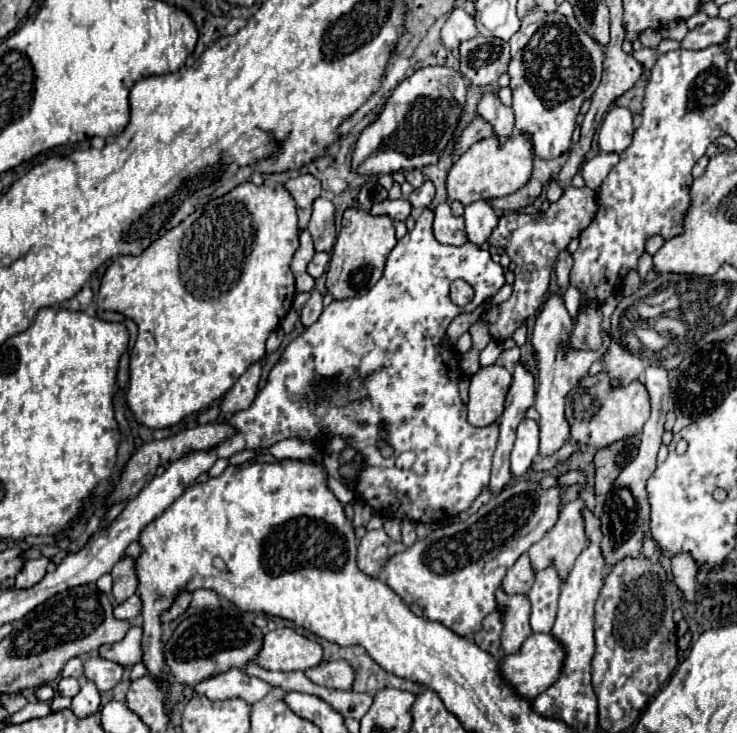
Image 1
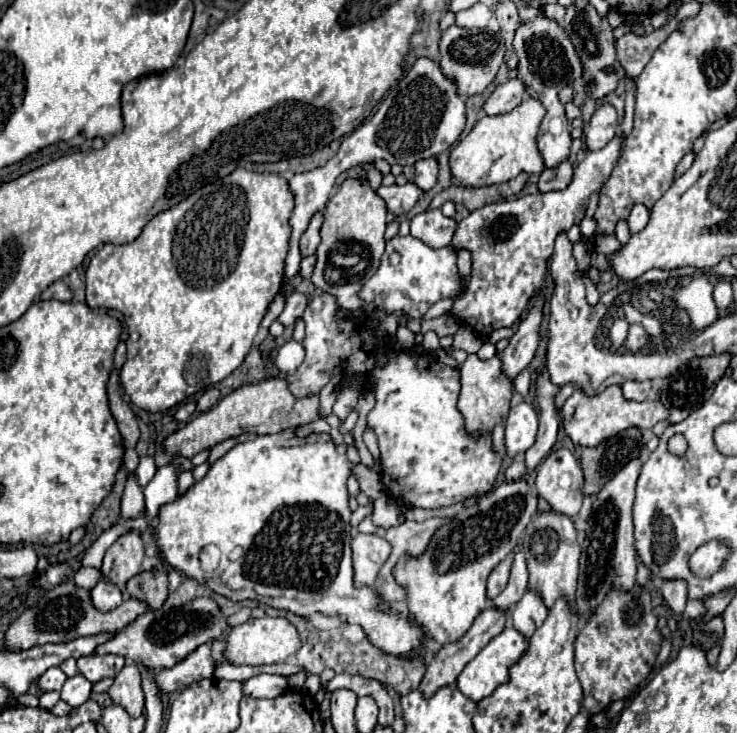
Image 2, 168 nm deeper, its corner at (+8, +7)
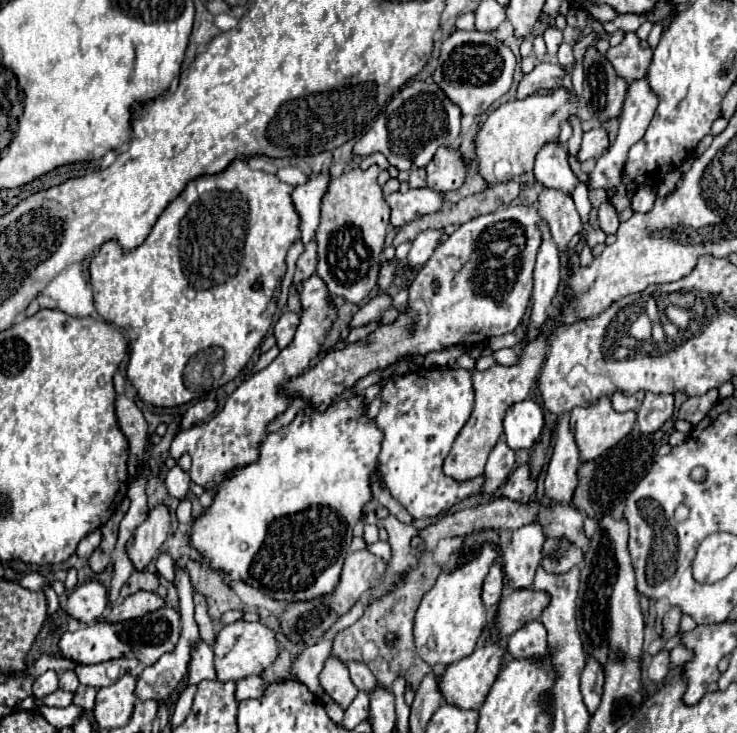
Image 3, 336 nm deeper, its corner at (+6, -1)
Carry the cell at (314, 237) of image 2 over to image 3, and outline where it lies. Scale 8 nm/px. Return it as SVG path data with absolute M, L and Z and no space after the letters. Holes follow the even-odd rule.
M311 240L307 246L305 246L305 252L299 256L297 260L297 272L295 272L295 278L293 282L303 282L307 280L311 274L315 274L315 262L317 262L317 244L315 240Z

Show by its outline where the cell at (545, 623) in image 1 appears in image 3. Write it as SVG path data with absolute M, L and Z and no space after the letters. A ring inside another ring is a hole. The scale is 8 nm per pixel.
M539 620L527 622L507 640L507 650L513 658L533 658L547 652L547 632Z

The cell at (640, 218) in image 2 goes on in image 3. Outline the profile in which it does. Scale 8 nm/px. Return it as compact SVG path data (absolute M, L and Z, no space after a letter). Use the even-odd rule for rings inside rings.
M639 188L639 194L635 194L635 202L631 204L633 212L639 212L639 214L647 214L653 204L655 204L655 198L657 198L657 192L655 188Z

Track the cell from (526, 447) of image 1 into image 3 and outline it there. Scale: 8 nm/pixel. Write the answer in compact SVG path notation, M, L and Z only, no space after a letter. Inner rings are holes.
M533 400L513 404L503 420L505 442L511 450L531 448L543 430L543 412Z

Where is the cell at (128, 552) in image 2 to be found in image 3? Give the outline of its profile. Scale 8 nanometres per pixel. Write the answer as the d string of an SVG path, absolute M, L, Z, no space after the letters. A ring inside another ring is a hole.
M157 506L149 512L147 520L133 532L127 542L127 556L135 570L145 570L155 558L155 554L159 554L159 548L165 542L169 528L171 518L167 506Z

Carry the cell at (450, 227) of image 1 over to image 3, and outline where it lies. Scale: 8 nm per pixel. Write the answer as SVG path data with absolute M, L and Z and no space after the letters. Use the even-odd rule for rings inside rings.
M425 230L421 232L415 240L413 240L413 248L407 256L409 264L411 266L425 266L427 260L433 256L435 248L439 246L439 240L441 240L441 232L439 230Z

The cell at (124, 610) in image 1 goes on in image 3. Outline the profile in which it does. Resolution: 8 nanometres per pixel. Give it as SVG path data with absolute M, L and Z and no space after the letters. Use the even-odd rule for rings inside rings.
M97 580L77 586L73 594L67 598L67 614L83 624L99 620L107 608L109 608L107 588Z

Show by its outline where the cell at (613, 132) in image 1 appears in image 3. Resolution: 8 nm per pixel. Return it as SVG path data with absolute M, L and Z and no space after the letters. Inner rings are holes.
M595 126L593 130L583 134L583 142L581 142L581 150L579 150L579 162L585 162L589 158L599 158L609 146L609 138L607 138L607 130L603 126Z

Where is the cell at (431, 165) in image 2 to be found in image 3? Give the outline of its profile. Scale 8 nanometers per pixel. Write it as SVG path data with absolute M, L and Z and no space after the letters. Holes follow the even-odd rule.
M455 148L439 150L439 154L435 154L435 158L427 164L425 170L427 170L425 186L439 194L459 188L465 178L463 160L459 156L459 150L455 150Z

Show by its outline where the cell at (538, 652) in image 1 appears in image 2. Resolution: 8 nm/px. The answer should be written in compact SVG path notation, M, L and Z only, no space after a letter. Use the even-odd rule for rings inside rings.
M507 626L501 634L497 634L465 668L463 672L457 676L457 688L471 700L479 702L481 698L487 698L497 686L501 686L503 682L509 680L509 668L523 656L523 652L527 650L527 638L523 634L519 634L515 628Z

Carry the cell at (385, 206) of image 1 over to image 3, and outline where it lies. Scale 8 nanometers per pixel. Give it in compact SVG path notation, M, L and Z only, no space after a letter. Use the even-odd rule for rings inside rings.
M429 188L409 190L405 194L393 192L385 200L391 208L391 224L395 228L401 228L403 224L415 220L417 216L431 214L443 206L443 196L429 190Z

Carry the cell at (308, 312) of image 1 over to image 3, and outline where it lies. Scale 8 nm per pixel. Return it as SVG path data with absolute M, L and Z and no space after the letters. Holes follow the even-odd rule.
M283 312L281 318L277 320L275 324L275 338L277 338L277 346L283 350L291 344L291 340L295 338L295 332L297 332L297 326L301 322L301 316L295 314L295 312Z

